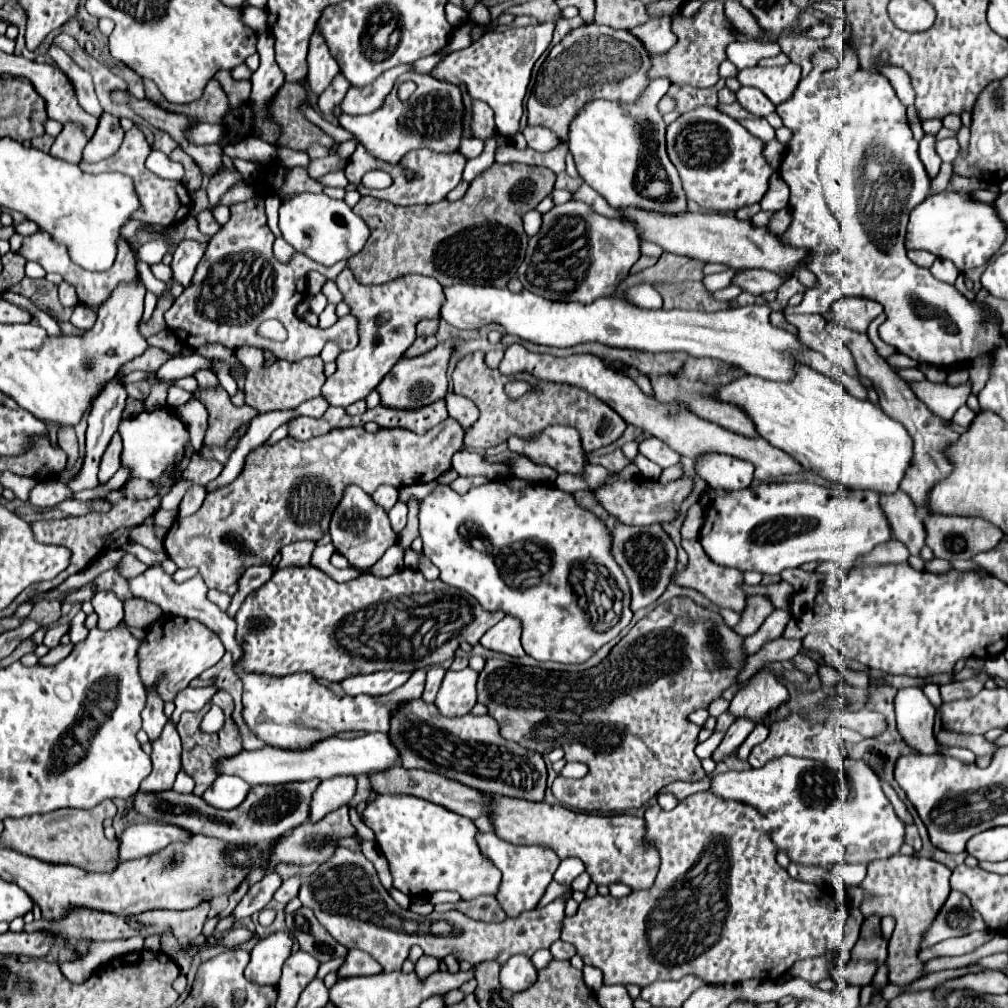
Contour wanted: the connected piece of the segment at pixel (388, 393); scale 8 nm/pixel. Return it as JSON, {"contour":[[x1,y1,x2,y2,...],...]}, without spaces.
{"contour":[[449,338,445,342,439,342,433,350,429,350,421,356,399,360,393,366,393,372,389,372,389,376,385,376,385,380,381,380,381,384,377,386,377,390,381,394,381,404,389,406,389,408,419,408,419,406,431,404,439,398,445,398,447,366,459,344,461,344,459,338]]}

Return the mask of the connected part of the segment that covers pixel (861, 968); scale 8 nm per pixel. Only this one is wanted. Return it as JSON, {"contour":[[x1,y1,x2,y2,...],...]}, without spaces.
{"contour":[[849,962,849,964,843,964,843,966,837,966,831,970,831,978,837,980,837,982,849,982,849,984,859,984,859,986,865,986,865,984,871,984,871,978,875,974,875,964,871,962]]}

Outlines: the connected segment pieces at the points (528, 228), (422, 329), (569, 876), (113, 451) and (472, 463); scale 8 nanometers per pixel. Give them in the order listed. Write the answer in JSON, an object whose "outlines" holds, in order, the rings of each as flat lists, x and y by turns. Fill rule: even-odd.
{"outlines":[[[531,210,523,215,523,227,529,237,539,232,542,225,542,214,537,210]],[[423,319,417,324,417,336,431,336,439,328,439,320]],[[565,858,565,860,561,860,561,864,559,864,557,872,555,872,555,882,569,886,583,870,585,870,585,866,583,866,581,860,577,860,577,858]],[[113,438,101,458,99,482,107,482,119,470,119,454,121,454,121,438]],[[467,448,453,454,453,468,459,476,489,476,491,480,499,480,509,474,509,466,505,462,489,462,481,454]]]}

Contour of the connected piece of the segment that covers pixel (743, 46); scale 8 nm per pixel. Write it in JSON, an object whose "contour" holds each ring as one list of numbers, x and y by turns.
{"contour":[[731,42,727,46,727,58,743,70,745,66,755,66,759,58,779,54,779,42,765,42,765,44,751,44,751,42]]}

